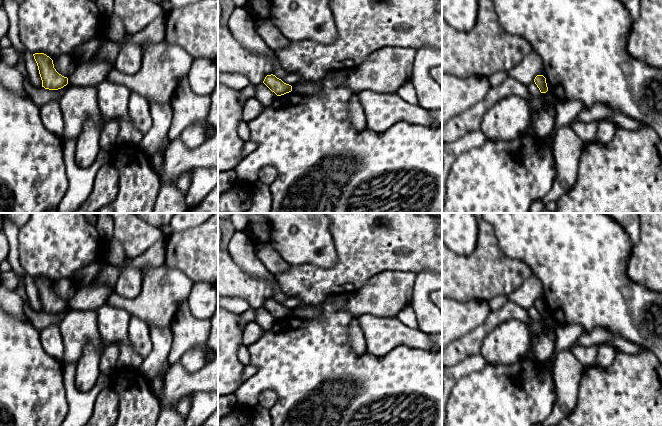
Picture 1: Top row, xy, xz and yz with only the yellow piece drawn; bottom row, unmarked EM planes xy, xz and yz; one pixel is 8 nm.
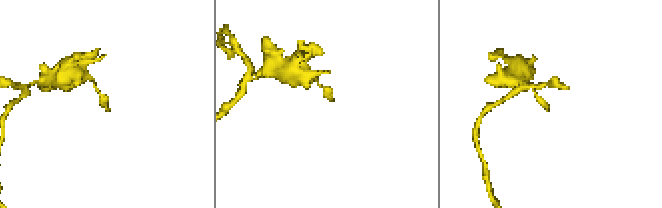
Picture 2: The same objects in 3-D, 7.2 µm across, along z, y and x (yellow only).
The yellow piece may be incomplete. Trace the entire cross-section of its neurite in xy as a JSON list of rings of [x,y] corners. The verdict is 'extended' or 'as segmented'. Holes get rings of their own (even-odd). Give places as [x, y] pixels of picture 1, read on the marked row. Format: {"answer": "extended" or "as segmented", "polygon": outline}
{"answer": "as segmented", "polygon": [[[44,53],[33,54],[42,80],[42,87],[58,90],[68,84],[68,78],[59,74],[54,68],[53,60]]]}

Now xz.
{"answer": "as segmented", "polygon": [[[273,74],[267,75],[263,83],[277,96],[281,96],[292,91],[291,85],[284,83]]]}

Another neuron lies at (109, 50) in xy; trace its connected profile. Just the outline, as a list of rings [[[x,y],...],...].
[[[105,38],[103,44],[97,51],[97,57],[99,59],[106,59],[111,62],[114,62],[119,53],[119,50],[120,46],[116,42]]]

